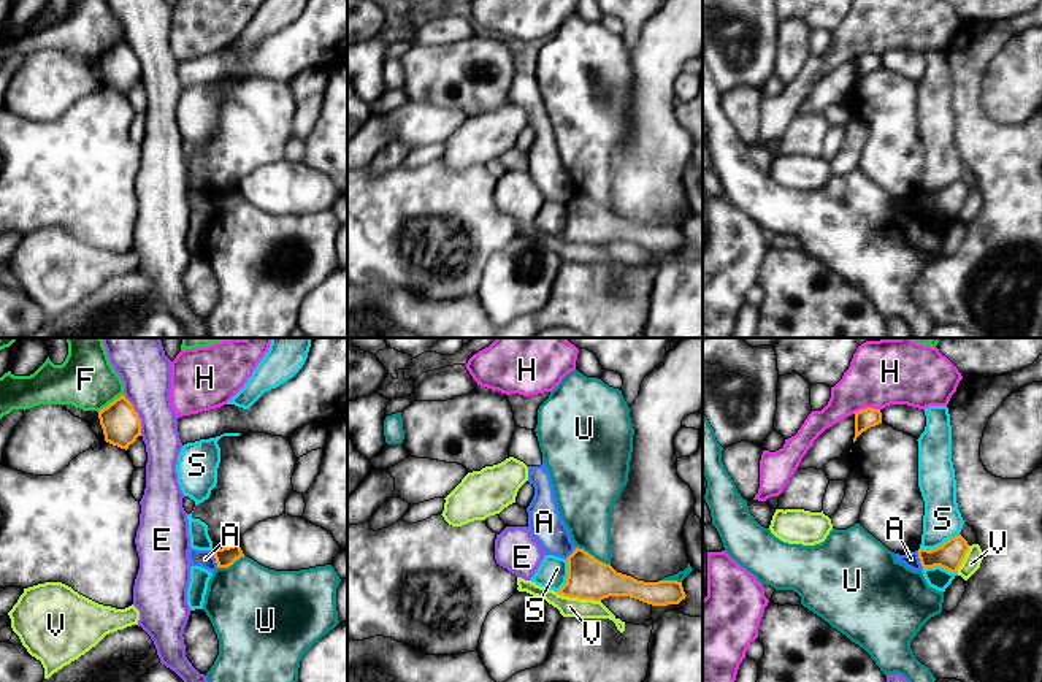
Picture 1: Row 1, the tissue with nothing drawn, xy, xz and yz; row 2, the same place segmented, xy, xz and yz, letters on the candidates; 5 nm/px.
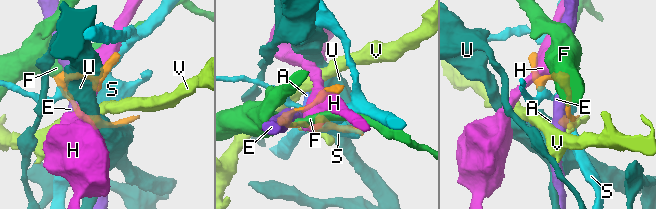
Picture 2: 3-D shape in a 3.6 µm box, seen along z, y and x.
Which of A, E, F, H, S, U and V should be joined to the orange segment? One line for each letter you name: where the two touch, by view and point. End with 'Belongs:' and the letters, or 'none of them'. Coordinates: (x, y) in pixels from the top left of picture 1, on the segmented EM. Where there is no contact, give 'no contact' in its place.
Belongs: none of them

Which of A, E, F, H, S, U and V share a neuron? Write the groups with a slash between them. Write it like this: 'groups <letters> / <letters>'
groups A / E / F / H / S / U / V

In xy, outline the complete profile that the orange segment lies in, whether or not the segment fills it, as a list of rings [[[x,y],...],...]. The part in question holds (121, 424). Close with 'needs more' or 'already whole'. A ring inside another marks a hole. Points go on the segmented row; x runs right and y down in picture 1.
[[[125,395],[98,411],[98,419],[105,441],[113,446],[127,450],[141,436],[141,419]]]; already whole

